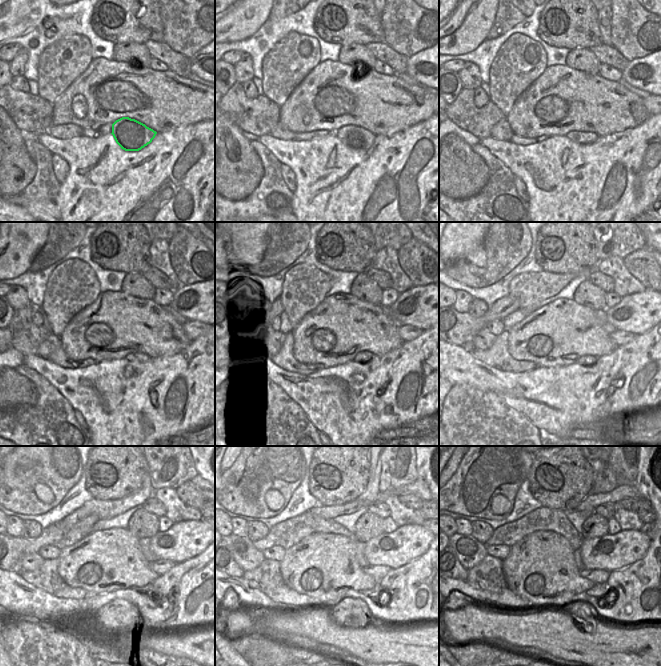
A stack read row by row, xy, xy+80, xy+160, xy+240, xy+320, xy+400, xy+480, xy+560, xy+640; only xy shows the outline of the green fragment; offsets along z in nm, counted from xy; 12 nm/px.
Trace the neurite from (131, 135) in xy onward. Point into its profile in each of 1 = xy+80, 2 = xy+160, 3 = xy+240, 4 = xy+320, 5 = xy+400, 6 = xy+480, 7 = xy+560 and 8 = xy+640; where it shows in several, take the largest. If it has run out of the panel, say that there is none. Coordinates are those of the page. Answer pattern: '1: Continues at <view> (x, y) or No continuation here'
1: Continues at xy+80 (355, 137)
2: Continues at xy+160 (580, 137)
3: Continues at xy+240 (135, 357)
4: Continues at xy+320 (362, 357)
5: Continues at xy+400 (586, 361)
6: Continues at xy+480 (147, 589)
7: Continues at xy+560 (376, 591)
8: Continues at xy+640 (599, 590)

